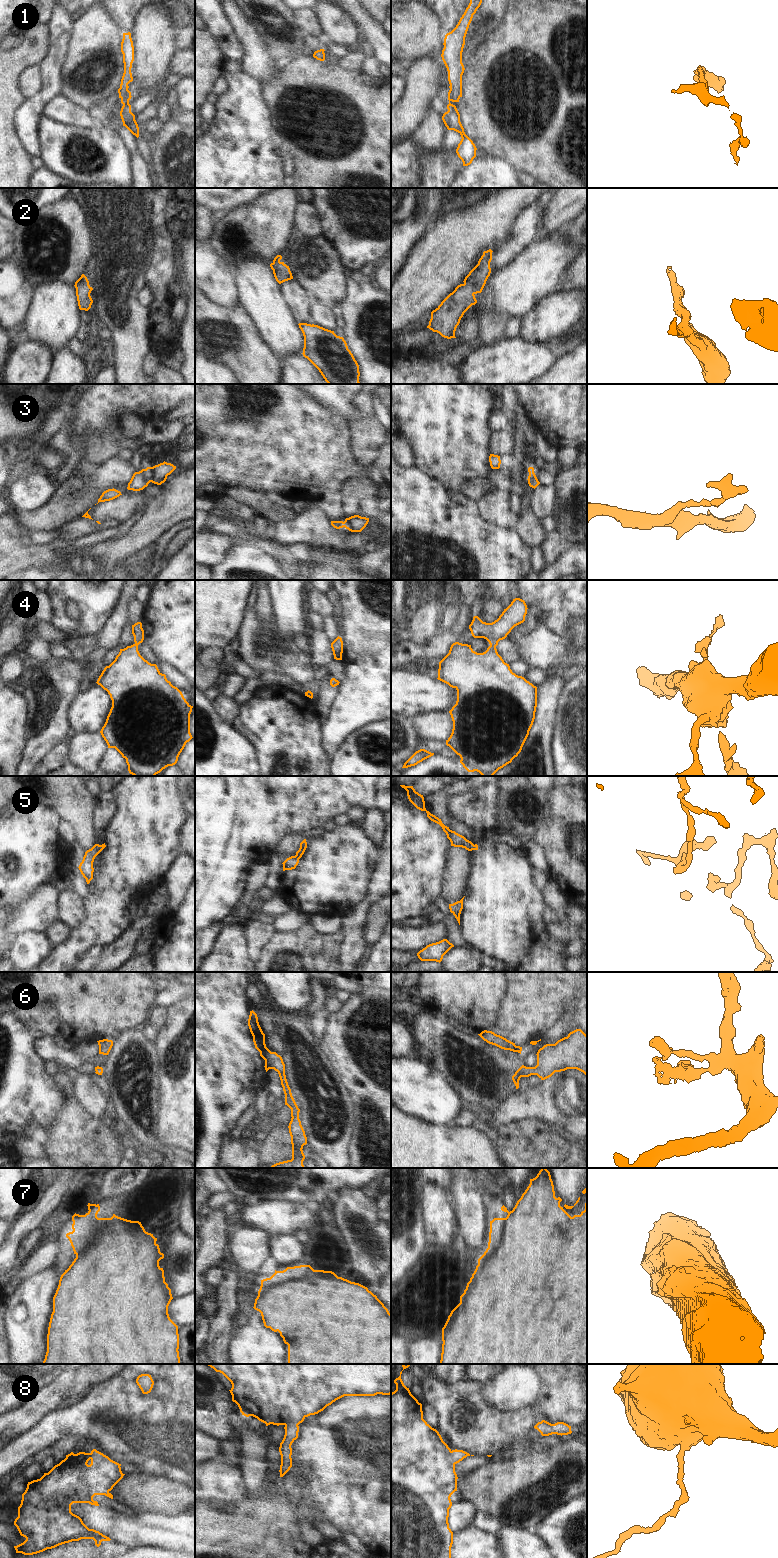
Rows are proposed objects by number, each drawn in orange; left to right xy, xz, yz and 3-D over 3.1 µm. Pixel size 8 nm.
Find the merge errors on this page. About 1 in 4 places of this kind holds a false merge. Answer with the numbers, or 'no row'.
7

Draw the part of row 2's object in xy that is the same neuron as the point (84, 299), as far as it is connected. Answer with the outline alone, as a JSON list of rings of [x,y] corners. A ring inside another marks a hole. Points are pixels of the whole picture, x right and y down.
[[[82,274],[81,277],[75,282],[76,296],[80,310],[88,311],[91,308],[93,300],[90,296],[93,288],[89,285],[87,277]]]

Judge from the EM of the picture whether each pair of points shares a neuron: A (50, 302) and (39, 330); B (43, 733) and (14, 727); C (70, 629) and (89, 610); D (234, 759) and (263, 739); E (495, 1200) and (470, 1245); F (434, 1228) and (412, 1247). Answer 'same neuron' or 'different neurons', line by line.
A: same neuron
B: different neurons
C: same neuron
D: different neurons
E: different neurons
F: different neurons

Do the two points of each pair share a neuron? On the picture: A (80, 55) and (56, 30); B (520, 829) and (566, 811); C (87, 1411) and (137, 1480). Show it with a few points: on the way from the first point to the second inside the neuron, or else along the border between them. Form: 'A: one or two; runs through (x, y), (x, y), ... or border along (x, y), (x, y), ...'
A: two; border along (73, 21), (70, 27), (66, 53), (61, 64)
B: two; border along (549, 796), (550, 814), (533, 839)
C: two; border along (140, 1472), (163, 1477)

